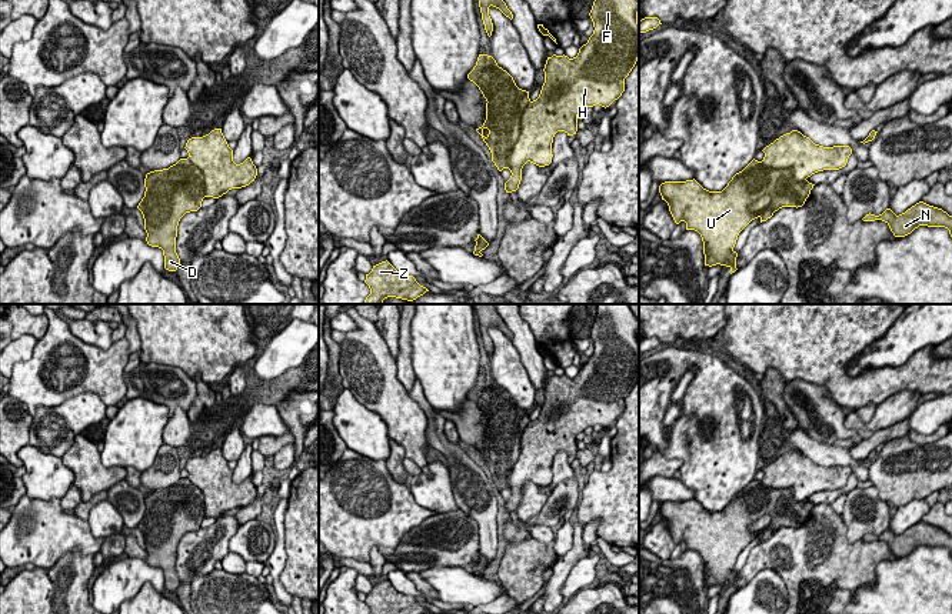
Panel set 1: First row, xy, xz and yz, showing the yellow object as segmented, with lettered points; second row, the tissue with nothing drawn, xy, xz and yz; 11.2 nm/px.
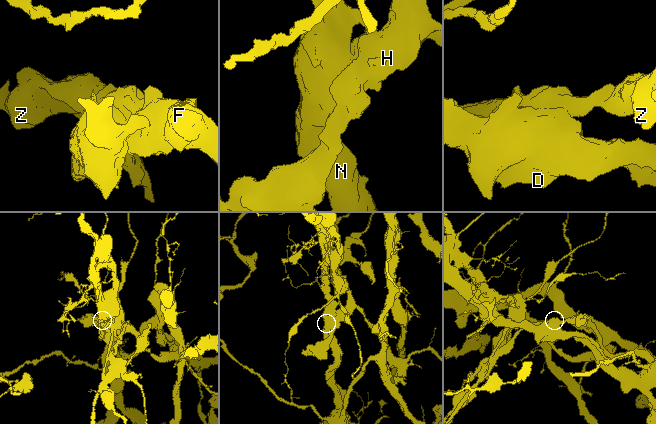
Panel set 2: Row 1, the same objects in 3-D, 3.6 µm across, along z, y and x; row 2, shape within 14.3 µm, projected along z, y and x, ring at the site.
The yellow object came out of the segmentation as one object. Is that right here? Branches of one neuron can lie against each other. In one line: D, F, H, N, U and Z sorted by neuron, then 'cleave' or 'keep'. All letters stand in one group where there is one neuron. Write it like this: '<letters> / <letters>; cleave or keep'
D N U / F H Z; cleave

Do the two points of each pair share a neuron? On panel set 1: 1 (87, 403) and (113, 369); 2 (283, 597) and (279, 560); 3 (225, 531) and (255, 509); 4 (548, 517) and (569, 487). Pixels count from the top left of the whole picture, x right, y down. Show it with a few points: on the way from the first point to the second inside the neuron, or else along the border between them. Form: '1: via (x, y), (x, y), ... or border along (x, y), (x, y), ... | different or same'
1: border along (62, 404), (82, 393), (95, 393), (106, 406) | different
2: via (279, 589), (276, 584), (276, 569) | same
3: border along (235, 516), (240, 524) | different
4: via (553, 510), (565, 494) | same

